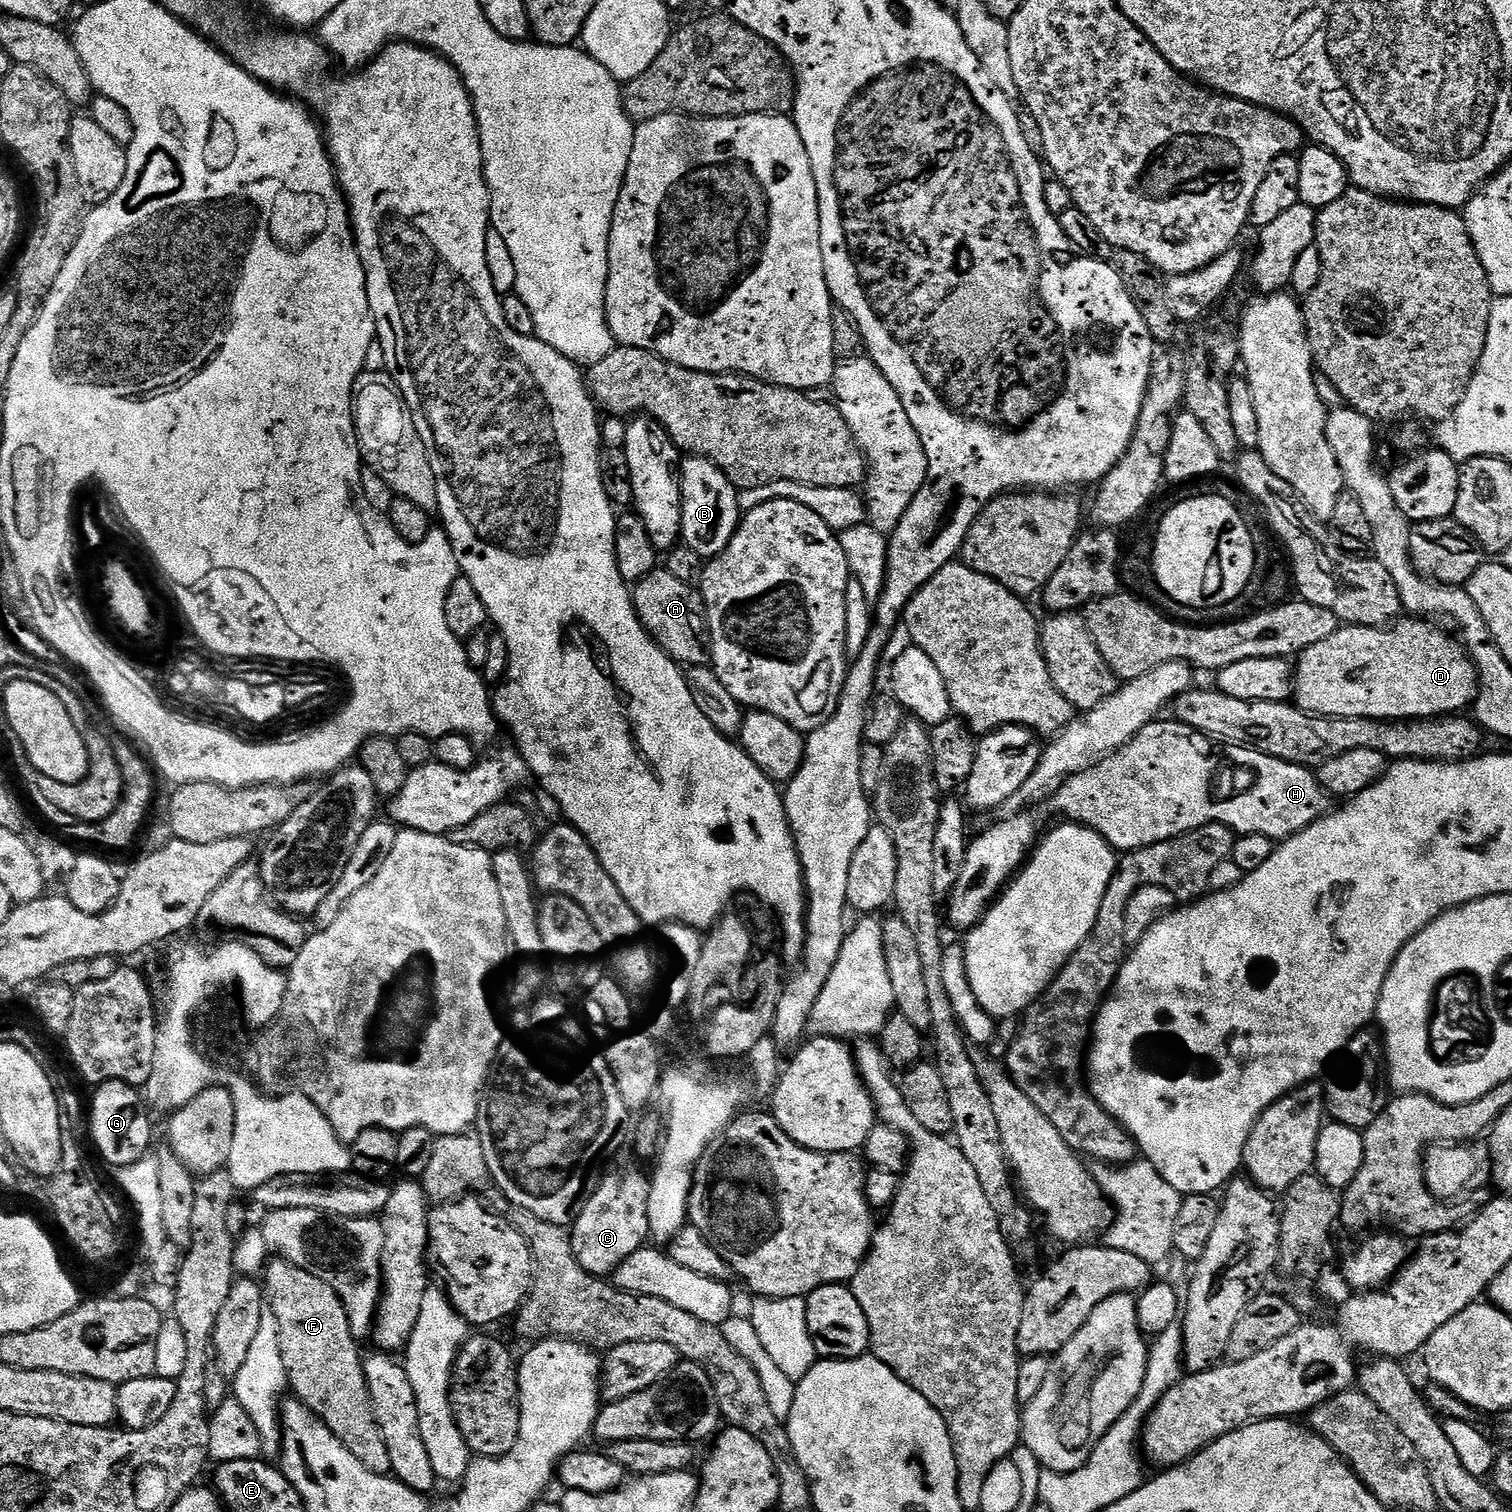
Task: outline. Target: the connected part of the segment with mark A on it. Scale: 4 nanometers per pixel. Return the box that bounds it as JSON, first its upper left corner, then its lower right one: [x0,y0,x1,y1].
[632,568,708,667]

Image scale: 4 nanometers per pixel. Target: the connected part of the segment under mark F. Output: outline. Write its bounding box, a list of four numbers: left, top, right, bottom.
[262,1258,390,1476]

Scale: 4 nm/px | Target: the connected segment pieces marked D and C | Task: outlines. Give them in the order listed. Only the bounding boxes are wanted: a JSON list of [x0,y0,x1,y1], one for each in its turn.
[[1294,618,1480,722],[570,1154,650,1278]]

